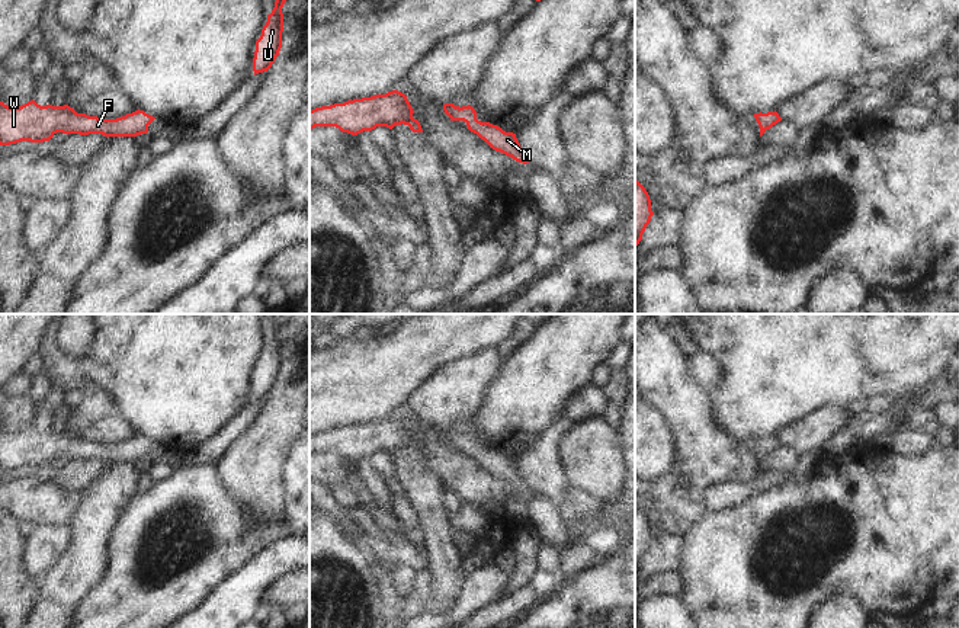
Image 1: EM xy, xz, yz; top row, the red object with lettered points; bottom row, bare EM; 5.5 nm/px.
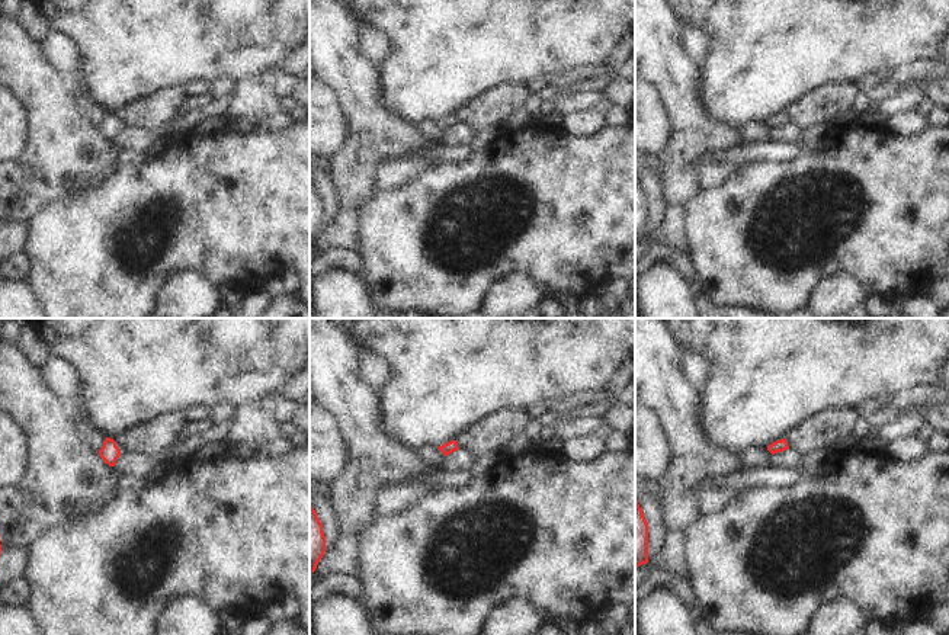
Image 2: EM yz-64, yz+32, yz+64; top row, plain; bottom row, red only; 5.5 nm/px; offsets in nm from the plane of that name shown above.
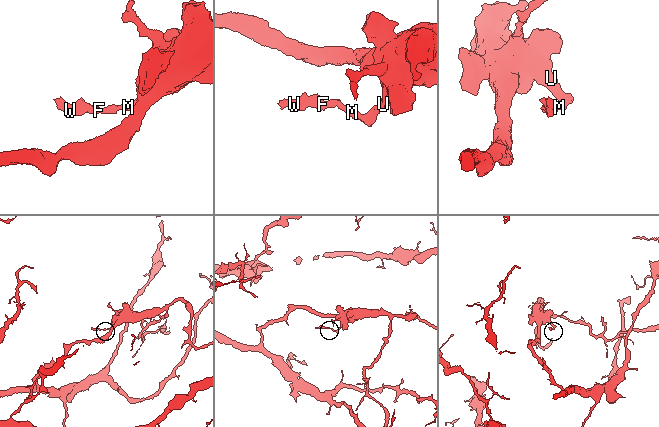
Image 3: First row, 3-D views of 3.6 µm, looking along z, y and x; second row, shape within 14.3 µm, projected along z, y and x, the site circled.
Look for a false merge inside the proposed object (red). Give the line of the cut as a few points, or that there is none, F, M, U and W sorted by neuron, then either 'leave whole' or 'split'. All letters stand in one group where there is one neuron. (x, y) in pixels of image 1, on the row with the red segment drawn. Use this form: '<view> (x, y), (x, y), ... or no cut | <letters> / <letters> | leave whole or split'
no cut | F M U W | leave whole

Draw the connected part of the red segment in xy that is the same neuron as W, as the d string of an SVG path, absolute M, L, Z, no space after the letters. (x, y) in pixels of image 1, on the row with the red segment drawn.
M31 100L19 108L0 102L0 145L20 141L44 142L57 132L62 134L102 134L105 137L137 137L148 132L155 118L144 110L135 110L116 119L100 119L77 113L68 105L41 106Z

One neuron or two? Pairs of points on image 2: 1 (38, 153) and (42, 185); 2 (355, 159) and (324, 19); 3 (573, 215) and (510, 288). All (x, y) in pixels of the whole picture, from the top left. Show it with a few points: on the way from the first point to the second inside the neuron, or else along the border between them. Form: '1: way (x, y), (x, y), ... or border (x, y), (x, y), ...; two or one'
1: way (42, 160), (42, 178); one
2: way (361, 124), (359, 85), (336, 54); one
3: border (491, 285), (509, 275), (523, 272), (544, 297); two

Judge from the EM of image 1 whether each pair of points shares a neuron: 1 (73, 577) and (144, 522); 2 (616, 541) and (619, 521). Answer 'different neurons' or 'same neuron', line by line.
1: different neurons
2: different neurons

